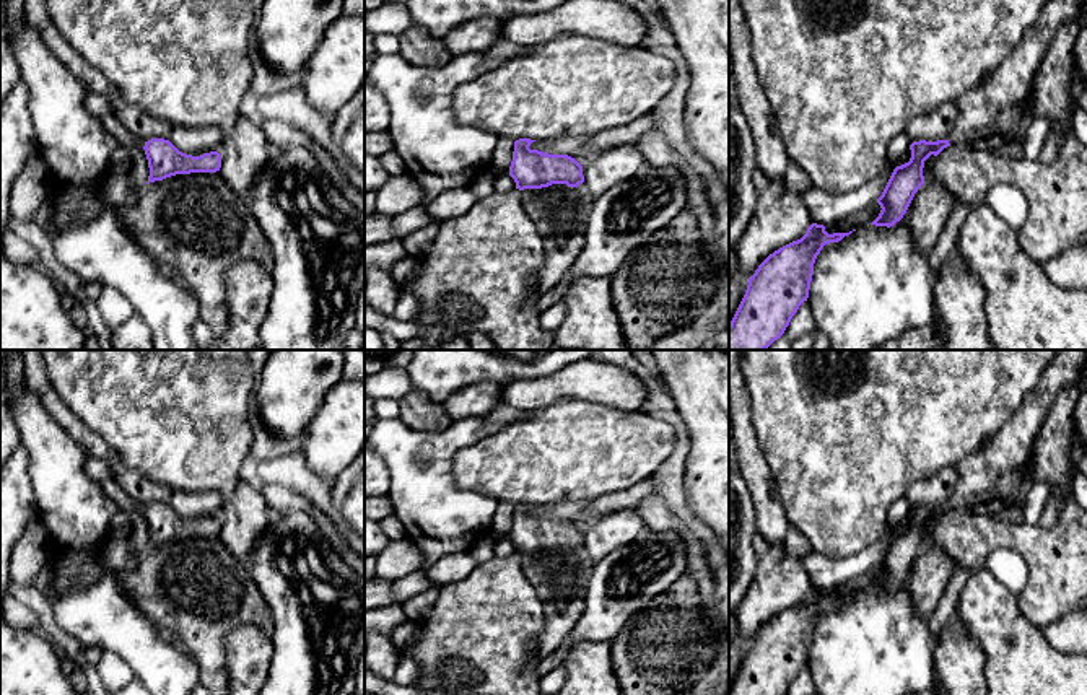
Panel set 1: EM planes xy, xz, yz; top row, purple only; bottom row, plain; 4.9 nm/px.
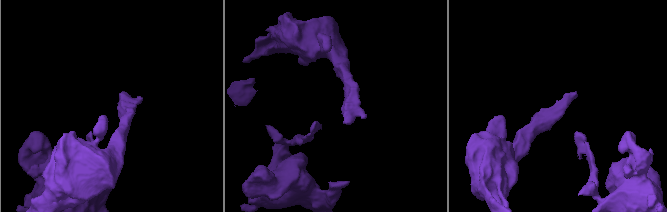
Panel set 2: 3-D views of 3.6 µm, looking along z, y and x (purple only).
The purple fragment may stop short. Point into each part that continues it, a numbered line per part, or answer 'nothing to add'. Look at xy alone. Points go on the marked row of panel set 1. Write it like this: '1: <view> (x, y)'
nothing to add

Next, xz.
nothing to add

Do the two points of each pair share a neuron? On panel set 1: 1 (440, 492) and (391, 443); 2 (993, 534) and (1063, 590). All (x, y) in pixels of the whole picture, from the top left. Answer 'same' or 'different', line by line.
1: same
2: same

